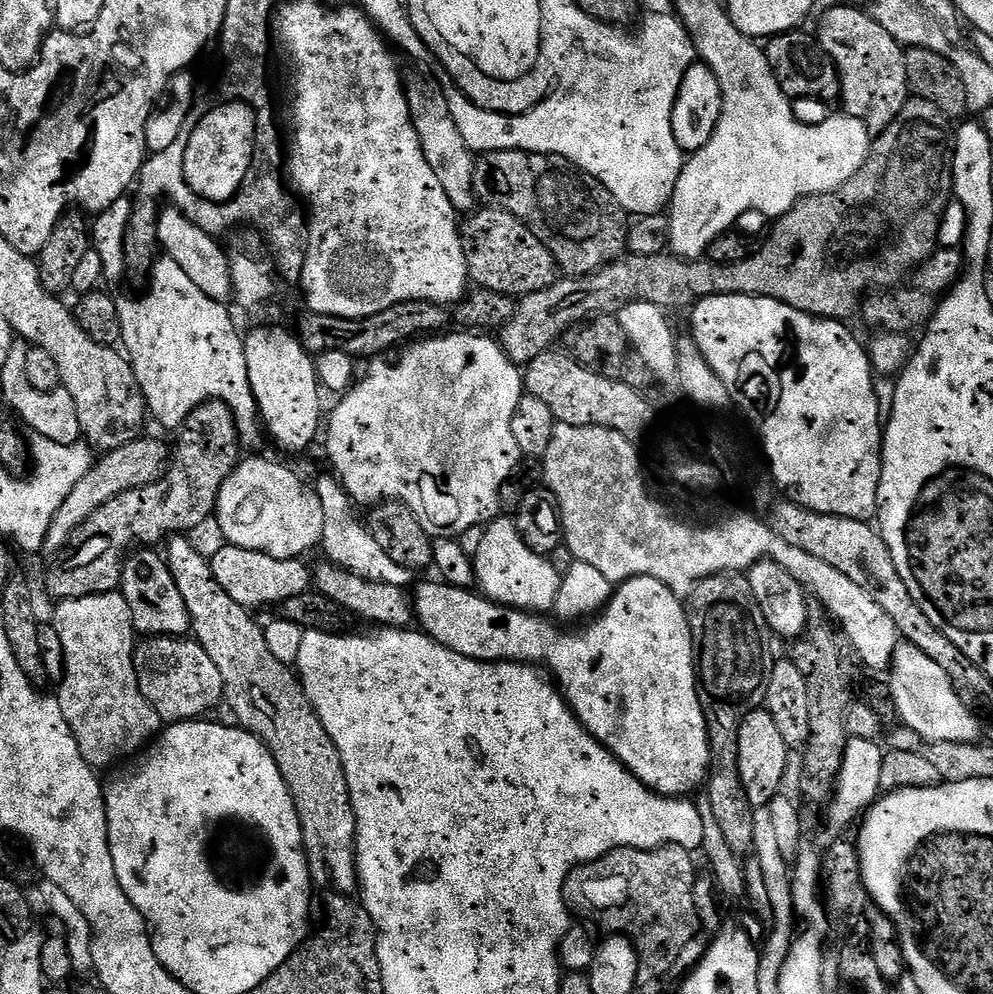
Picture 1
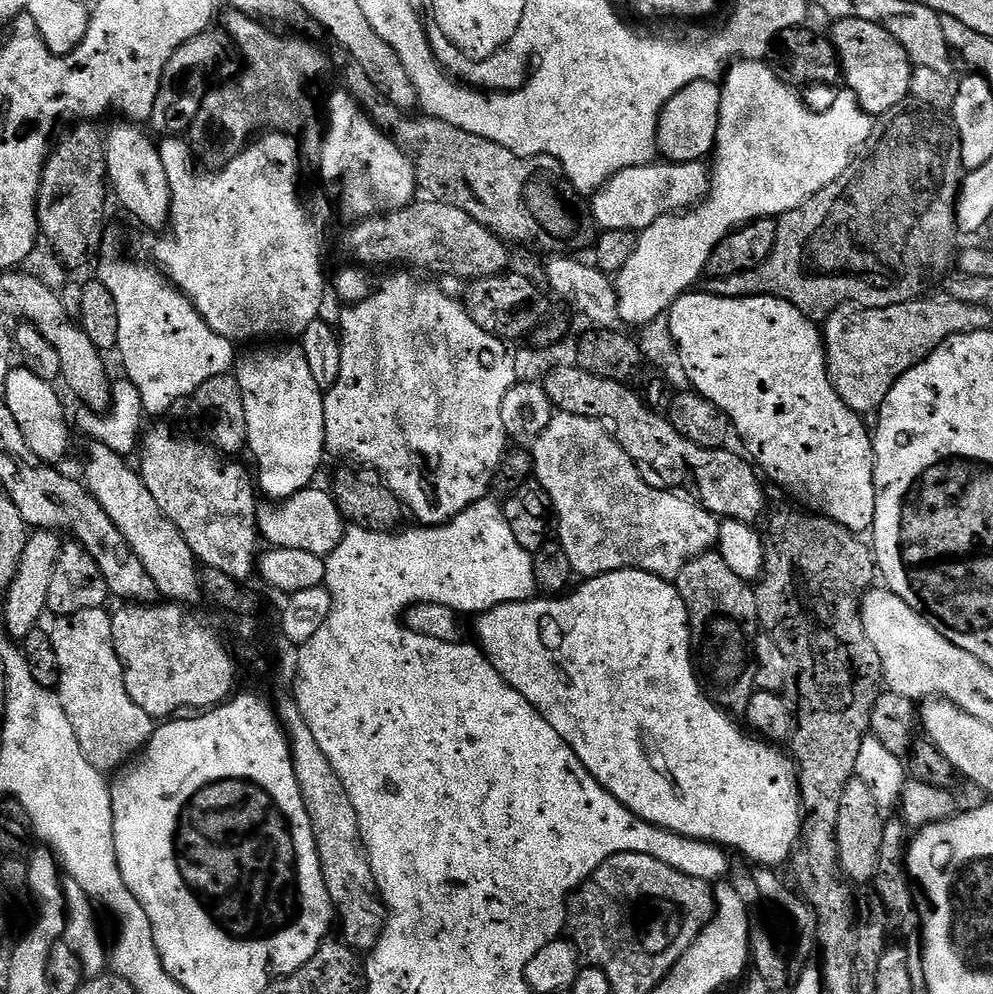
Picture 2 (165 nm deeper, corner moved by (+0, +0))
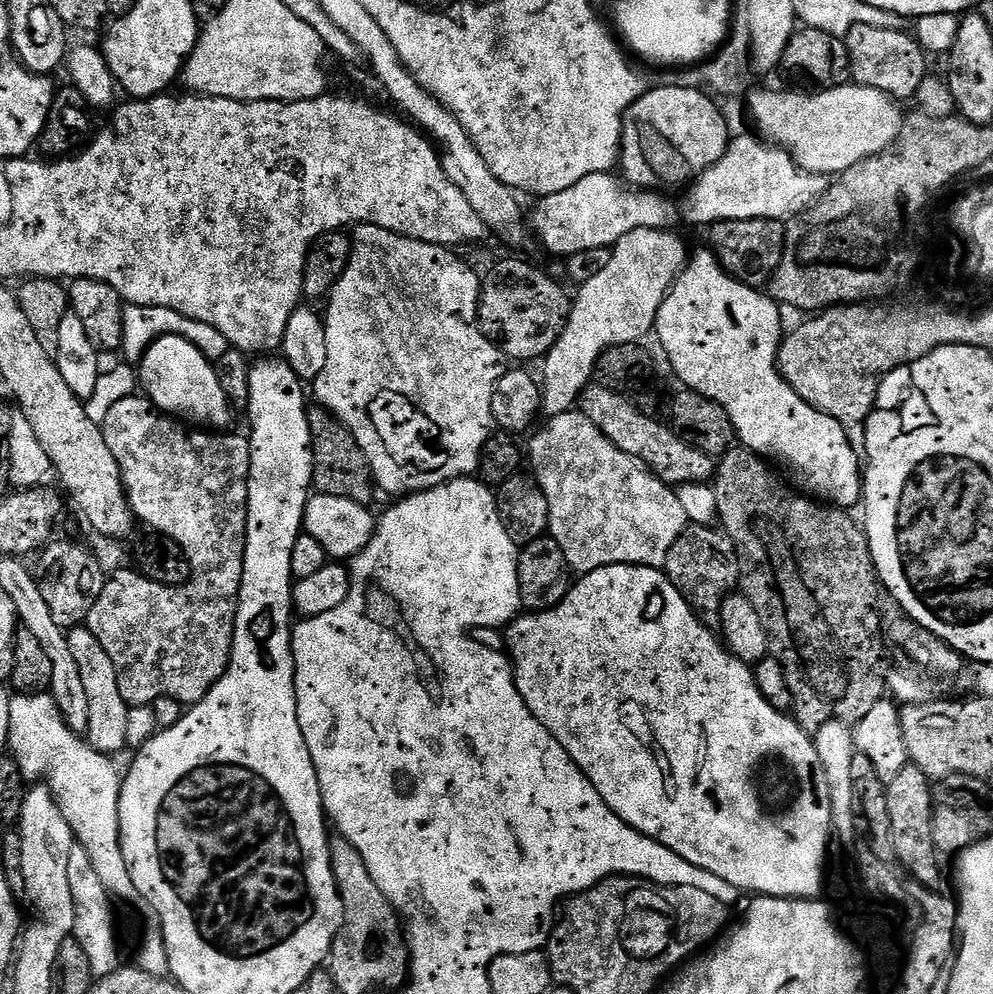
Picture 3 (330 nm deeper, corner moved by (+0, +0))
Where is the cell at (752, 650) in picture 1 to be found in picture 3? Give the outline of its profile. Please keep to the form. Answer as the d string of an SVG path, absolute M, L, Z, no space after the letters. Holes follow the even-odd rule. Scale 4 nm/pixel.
M689 526L670 546L663 573L701 617L719 617L722 602L733 595L740 579L740 567L732 537L716 526Z

